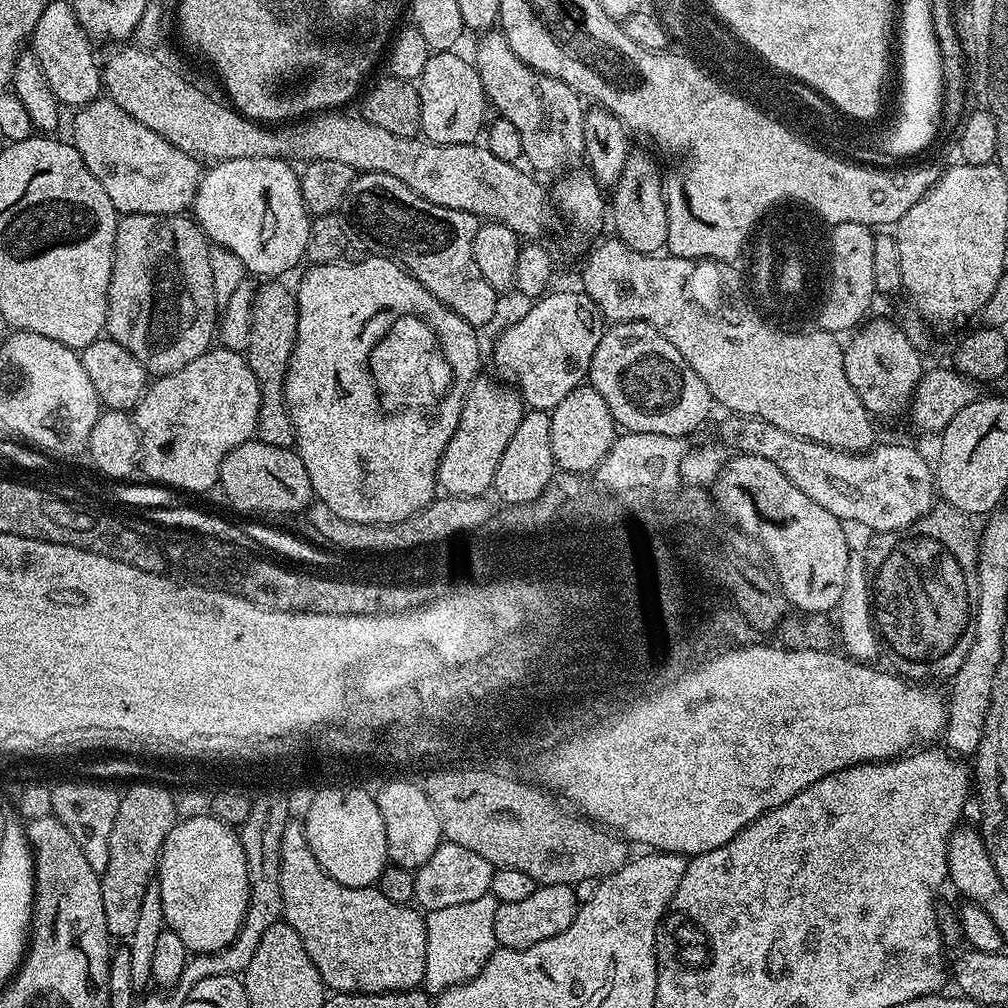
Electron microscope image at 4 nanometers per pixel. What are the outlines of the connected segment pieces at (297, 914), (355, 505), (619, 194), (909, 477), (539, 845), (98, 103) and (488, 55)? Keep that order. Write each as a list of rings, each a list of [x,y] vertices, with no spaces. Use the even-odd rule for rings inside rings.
[[[290,822],[284,831],[280,881],[283,919],[302,938],[306,954],[310,954],[318,974],[333,993],[411,992],[423,985],[425,917],[415,907],[390,902],[379,887],[347,888],[339,884],[314,858],[304,837],[303,823]]]
[[[384,254],[376,255],[380,256],[369,255],[367,258],[355,262],[313,264],[307,269],[309,272],[301,278],[300,288],[297,287],[295,289],[296,305],[298,306],[298,334],[294,342],[292,357],[288,363],[288,373],[284,379],[284,397],[286,398],[286,406],[288,407],[288,413],[292,419],[294,434],[296,435],[294,450],[300,455],[302,462],[306,466],[306,474],[310,474],[310,482],[312,483],[315,499],[319,503],[330,506],[330,510],[334,510],[334,514],[338,514],[338,518],[346,518],[350,522],[393,524],[394,522],[402,522],[406,518],[410,518],[415,512],[420,512],[427,504],[432,503],[437,495],[438,481],[436,479],[436,471],[440,465],[442,454],[446,450],[446,446],[450,442],[450,438],[460,421],[464,400],[468,396],[474,381],[477,379],[478,373],[476,371],[480,368],[480,344],[476,341],[476,336],[478,336],[477,329],[466,323],[458,314],[451,312],[449,308],[445,308],[439,300],[434,299],[395,260]],[[380,308],[416,308],[416,312],[428,312],[428,316],[434,322],[432,329],[436,332],[439,350],[444,353],[451,372],[451,384],[447,391],[439,397],[440,401],[437,402],[436,409],[433,412],[404,415],[396,419],[394,424],[392,424],[392,420],[382,420],[380,416],[376,416],[376,412],[372,412],[372,388],[368,388],[368,372],[364,372],[364,348],[360,348],[360,340],[356,340],[356,336],[360,336],[360,328],[364,328],[364,320],[368,320],[368,316],[372,316],[372,312],[380,312]],[[348,364],[360,364],[360,368],[352,368],[352,372],[348,372]]]
[[[633,151],[610,192],[610,224],[616,227],[615,235],[630,250],[645,254],[659,253],[668,242],[668,198],[661,165],[656,164],[646,153]]]
[[[757,416],[737,421],[732,428],[737,453],[758,455],[774,462],[807,498],[843,522],[853,520],[876,532],[899,533],[911,528],[912,523],[934,507],[934,468],[924,461],[923,454],[916,448],[877,443],[863,454],[839,452],[786,430],[778,430],[778,426]]]
[[[429,771],[428,781],[423,781],[424,793],[430,798],[430,806],[434,806],[434,814],[438,814],[440,831],[443,839],[450,844],[466,846],[466,850],[474,850],[474,854],[482,854],[493,869],[509,868],[522,870],[522,874],[530,874],[537,885],[570,884],[595,880],[622,870],[622,866],[630,859],[629,841],[617,833],[577,814],[560,812],[556,805],[537,792],[521,788],[519,784],[508,783],[508,780],[497,779],[496,776],[476,775],[476,773],[444,773]],[[468,812],[488,812],[488,816],[471,816]]]
[[[97,98],[77,112],[72,120],[71,143],[82,154],[86,170],[102,182],[102,190],[114,202],[117,213],[178,216],[191,209],[198,183],[197,157],[178,150],[142,122],[134,122],[122,106],[110,99]]]
[[[485,31],[479,40],[474,67],[484,87],[487,103],[491,107],[493,104],[503,119],[514,122],[522,138],[523,159],[529,160],[537,168],[537,173],[559,173],[575,165],[572,163],[584,156],[586,108],[580,93],[575,92],[564,80],[548,76],[522,62],[522,58],[518,58],[518,54],[514,54],[509,46],[503,31]]]

